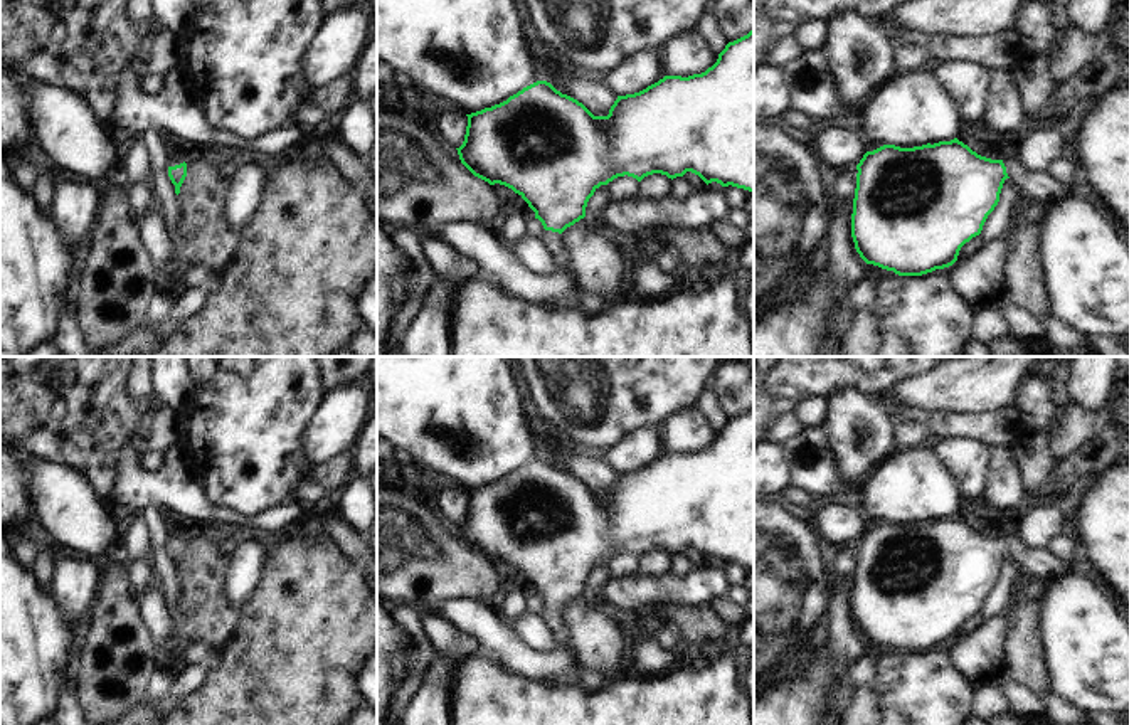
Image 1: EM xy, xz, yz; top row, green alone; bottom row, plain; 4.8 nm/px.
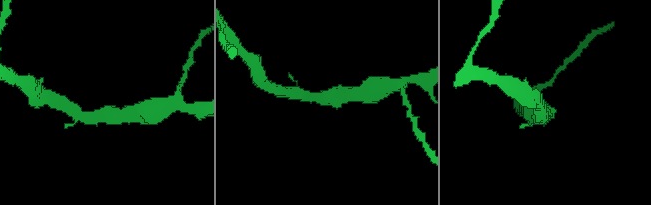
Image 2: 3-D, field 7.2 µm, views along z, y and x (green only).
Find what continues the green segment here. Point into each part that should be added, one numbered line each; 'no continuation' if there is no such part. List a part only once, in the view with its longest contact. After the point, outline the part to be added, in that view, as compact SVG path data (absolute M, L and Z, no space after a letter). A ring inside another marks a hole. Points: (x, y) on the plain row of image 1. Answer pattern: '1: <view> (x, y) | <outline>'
1: yz (1032, 559) | M1016 528L1003 535L1003 540L1006 543L1008 553L1028 574L1045 574L1057 577L1065 572L1075 572L1075 562L1067 564L1048 548L1023 543Z

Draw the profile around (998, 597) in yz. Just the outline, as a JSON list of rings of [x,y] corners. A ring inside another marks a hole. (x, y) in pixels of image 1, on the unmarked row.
[[[1006,555],[999,570],[999,579],[994,587],[988,592],[979,611],[983,619],[991,619],[1003,614],[1011,599],[1011,587],[1018,569],[1018,562],[1011,555]]]

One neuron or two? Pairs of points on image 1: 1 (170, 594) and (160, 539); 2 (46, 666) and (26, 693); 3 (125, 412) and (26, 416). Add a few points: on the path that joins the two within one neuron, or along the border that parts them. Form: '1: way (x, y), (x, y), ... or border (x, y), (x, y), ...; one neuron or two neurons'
1: way (169, 581), (160, 552); one neuron
2: way (39, 673), (26, 687); one neuron
3: way (100, 416), (51, 416); one neuron

